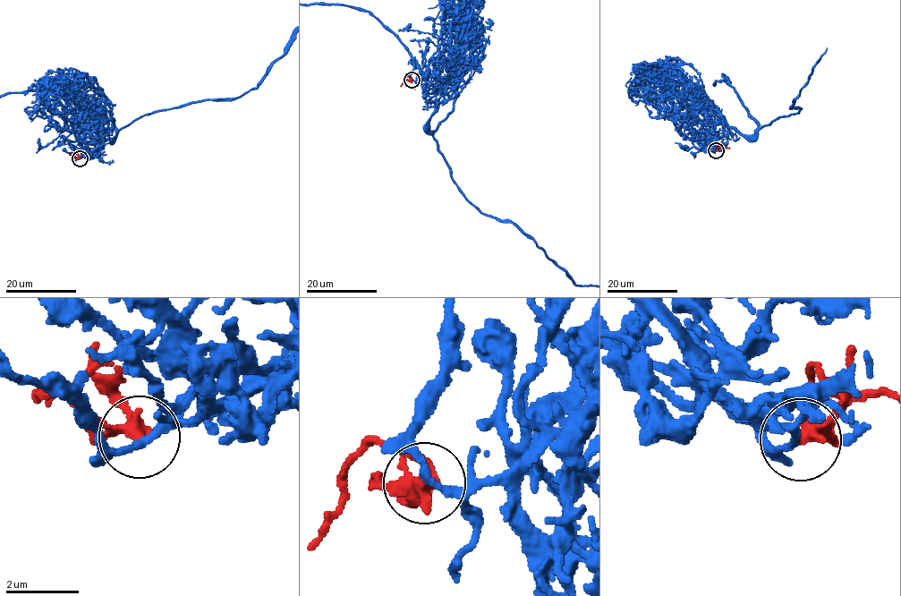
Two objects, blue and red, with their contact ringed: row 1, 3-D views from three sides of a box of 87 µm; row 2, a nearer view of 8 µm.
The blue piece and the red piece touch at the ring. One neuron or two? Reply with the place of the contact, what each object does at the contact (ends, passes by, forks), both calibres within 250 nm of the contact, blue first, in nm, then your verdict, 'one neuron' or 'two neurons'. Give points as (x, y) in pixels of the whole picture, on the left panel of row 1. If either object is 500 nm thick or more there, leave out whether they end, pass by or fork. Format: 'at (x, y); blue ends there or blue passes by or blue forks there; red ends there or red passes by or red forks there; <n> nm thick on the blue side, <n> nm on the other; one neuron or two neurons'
at (80, 158); blue passes by; red forks there; 180 nm thick on the blue side, 260 nm on the other; one neuron

